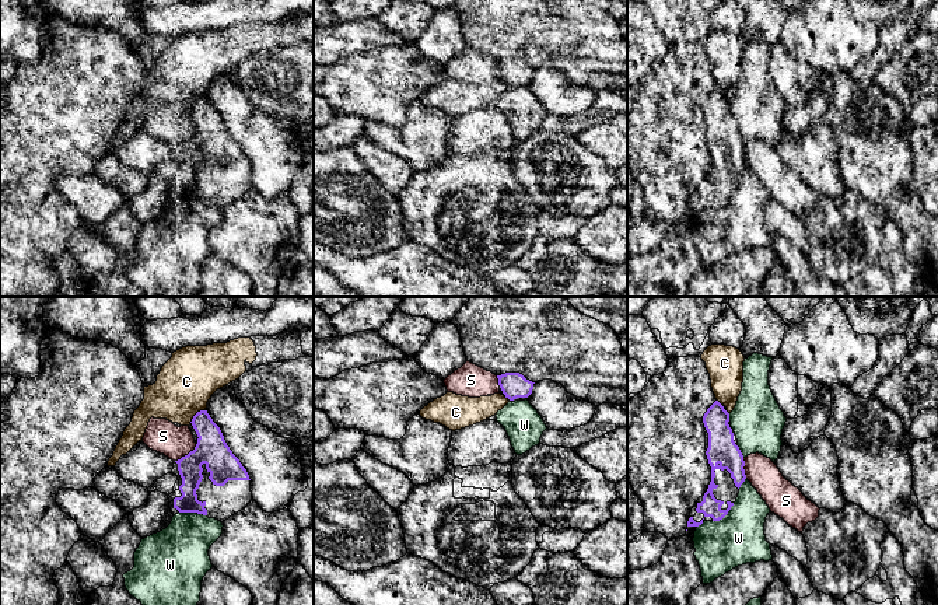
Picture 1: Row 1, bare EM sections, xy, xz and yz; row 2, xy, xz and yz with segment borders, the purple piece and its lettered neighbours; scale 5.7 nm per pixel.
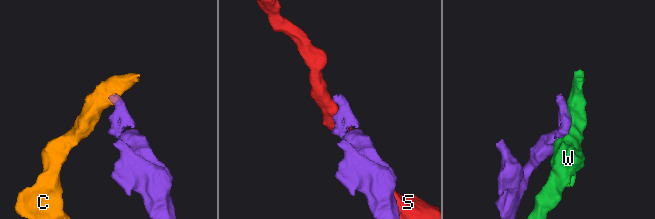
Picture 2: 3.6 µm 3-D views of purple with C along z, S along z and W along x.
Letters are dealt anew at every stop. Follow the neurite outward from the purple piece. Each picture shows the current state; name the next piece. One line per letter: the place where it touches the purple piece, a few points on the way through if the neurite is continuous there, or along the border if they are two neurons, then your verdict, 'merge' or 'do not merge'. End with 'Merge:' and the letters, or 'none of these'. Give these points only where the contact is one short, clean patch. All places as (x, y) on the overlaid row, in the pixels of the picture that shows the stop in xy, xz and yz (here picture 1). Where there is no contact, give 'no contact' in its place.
C: meets purple in xy at (196, 413); do not merge
S: meets purple in xy at (188, 454); do not merge
W: meets purple in xy at (193, 511); do not merge
Merge: none of these

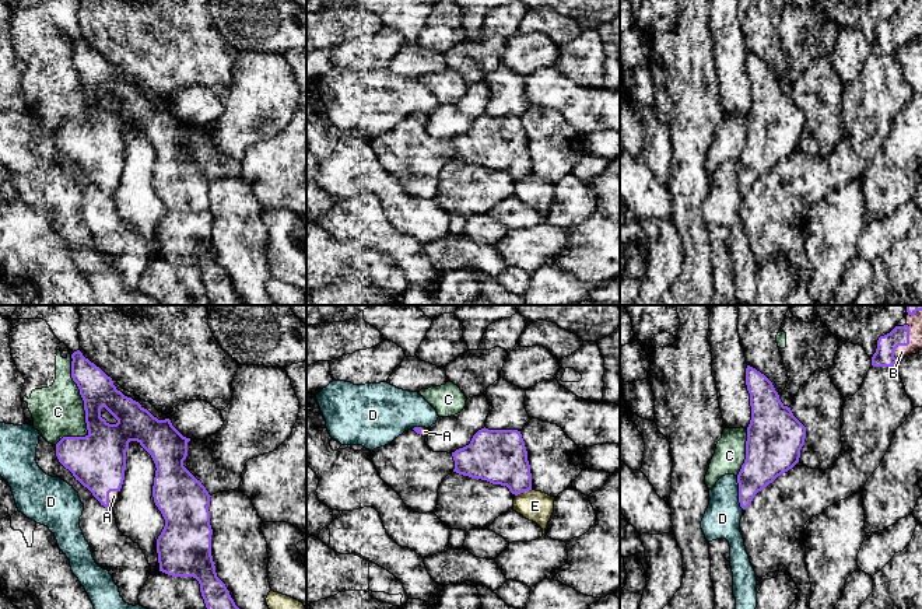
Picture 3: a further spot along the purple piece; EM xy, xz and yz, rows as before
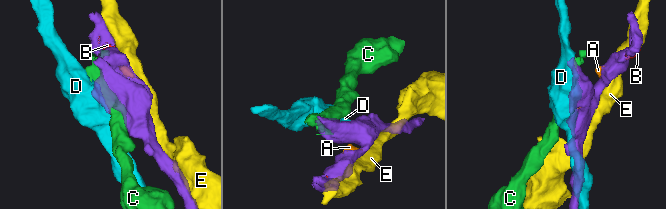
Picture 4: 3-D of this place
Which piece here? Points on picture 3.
A: meets purple in xy at (108, 496); merge
B: meets purple in yz at (905, 345); merge
C: meets purple in xy at (86, 413); do not merge
D: meets purple in yz at (739, 493); border along yz (736, 476), (738, 501), (743, 508); do not merge
E: meets purple in xz at (522, 492); do not merge
Merge: A, B

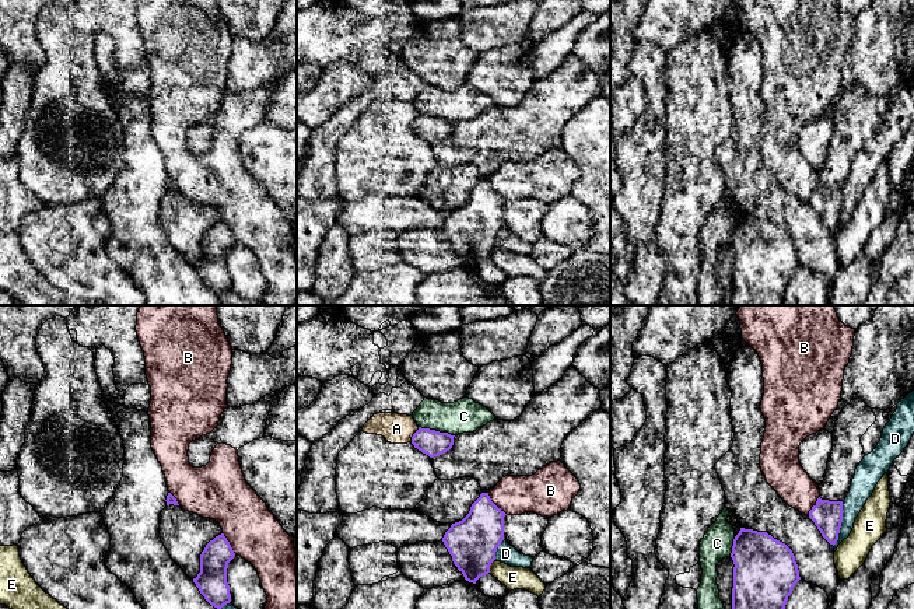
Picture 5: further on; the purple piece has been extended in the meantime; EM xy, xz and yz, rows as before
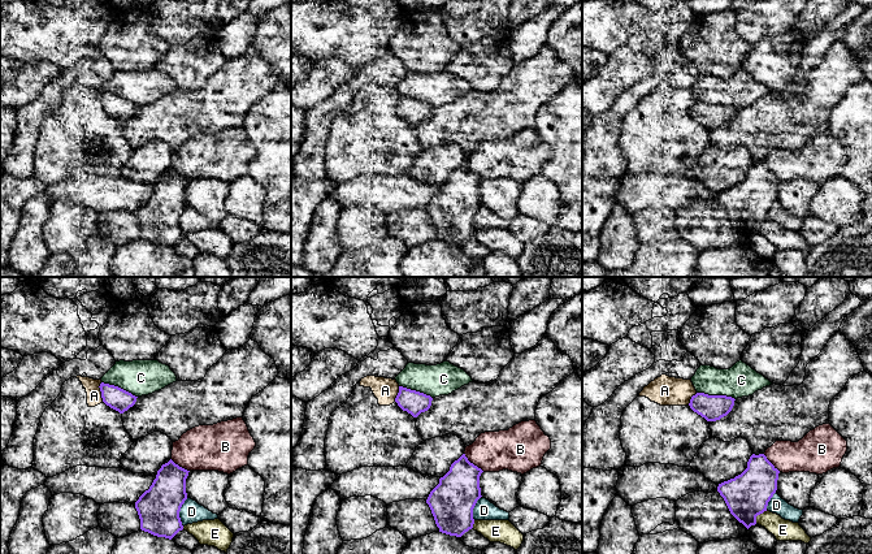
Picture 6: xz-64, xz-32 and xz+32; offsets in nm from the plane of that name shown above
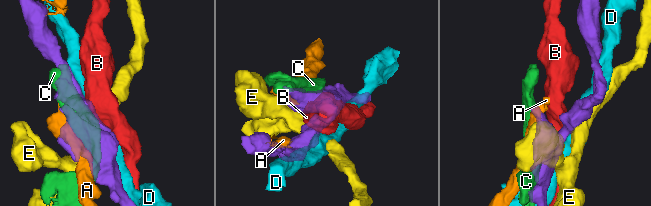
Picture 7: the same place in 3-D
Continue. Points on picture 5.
A: meets purple in xz at (413, 434); do not merge
B: meets purple in xz at (494, 504); do not merge
C: meets purple in xz at (437, 431); do not merge
D: meets purple in yz at (840, 524); do not merge
E: meets purple in xz at (490, 564); do not merge
Merge: none of these

